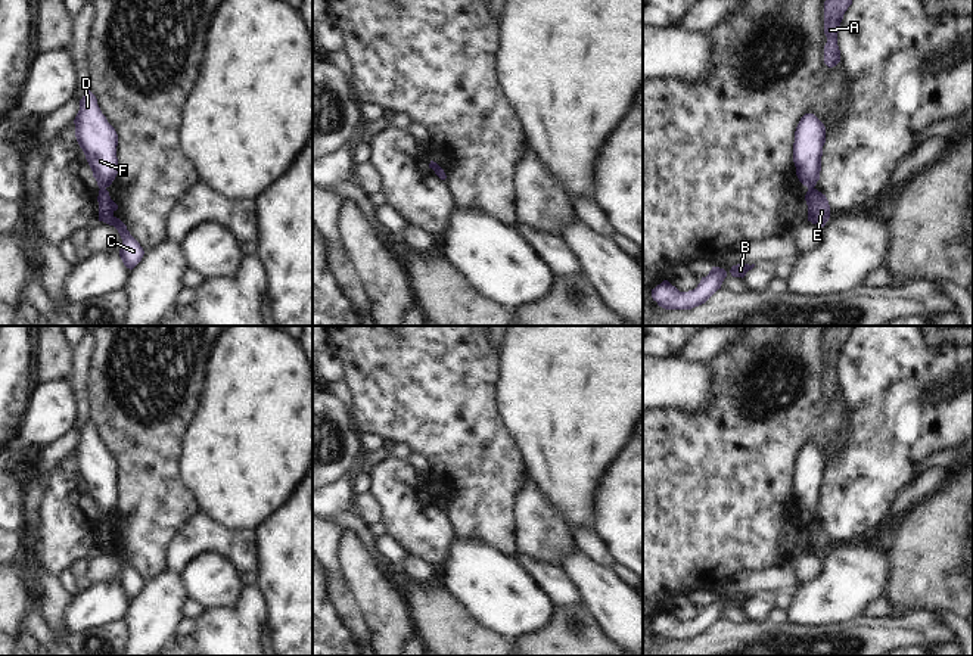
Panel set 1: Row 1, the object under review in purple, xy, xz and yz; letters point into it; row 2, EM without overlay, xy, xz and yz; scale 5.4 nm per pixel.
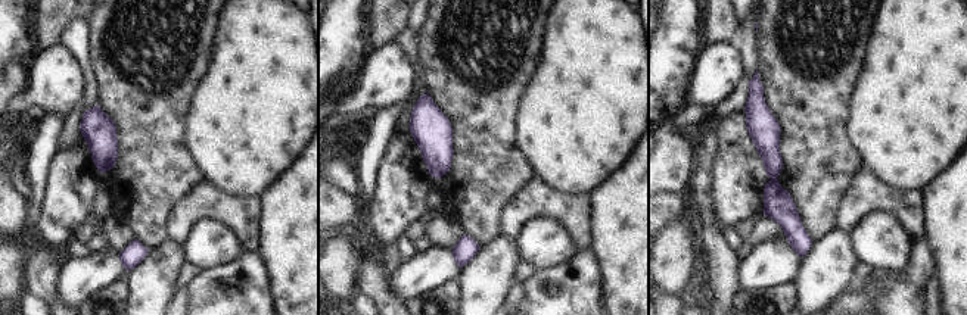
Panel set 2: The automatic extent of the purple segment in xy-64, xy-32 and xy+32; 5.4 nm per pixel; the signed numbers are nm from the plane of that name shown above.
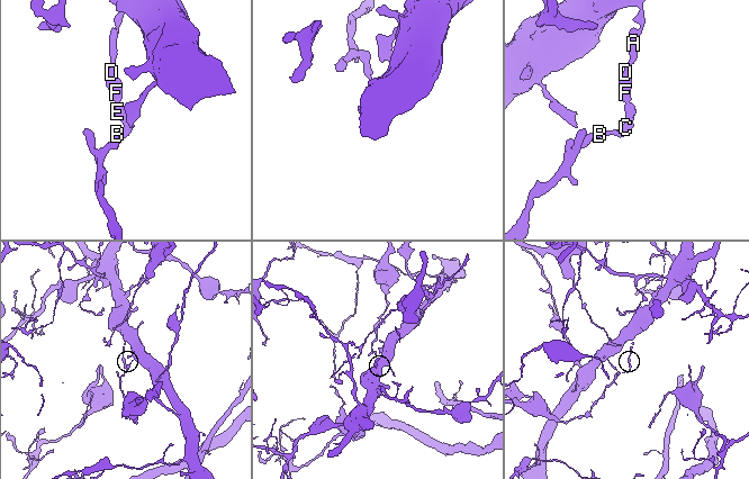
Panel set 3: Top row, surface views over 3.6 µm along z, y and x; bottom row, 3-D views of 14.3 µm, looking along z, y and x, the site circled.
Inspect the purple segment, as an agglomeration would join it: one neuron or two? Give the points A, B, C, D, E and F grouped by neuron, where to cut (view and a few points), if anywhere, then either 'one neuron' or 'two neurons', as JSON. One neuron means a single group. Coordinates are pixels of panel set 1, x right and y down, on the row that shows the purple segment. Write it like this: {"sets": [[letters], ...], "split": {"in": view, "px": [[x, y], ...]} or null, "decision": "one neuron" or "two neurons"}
{"sets": [["A", "D", "F"], ["B", "C", "E"]], "split": {"in": "xy", "px": [[100, 187], [105, 189]]}, "decision": "two neurons"}

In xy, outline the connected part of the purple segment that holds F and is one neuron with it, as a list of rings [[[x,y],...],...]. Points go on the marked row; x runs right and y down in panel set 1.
[[[87,90],[74,119],[75,137],[93,171],[99,189],[112,184],[118,174],[118,134],[102,114],[96,96]]]

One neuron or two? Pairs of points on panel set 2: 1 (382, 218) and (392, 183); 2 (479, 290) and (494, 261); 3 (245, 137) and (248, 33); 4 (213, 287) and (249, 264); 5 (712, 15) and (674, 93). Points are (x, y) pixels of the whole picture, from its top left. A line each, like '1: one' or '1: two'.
1: one
2: one
3: one
4: one
5: two

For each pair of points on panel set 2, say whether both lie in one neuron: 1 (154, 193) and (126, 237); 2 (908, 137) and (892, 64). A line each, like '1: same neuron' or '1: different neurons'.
1: different neurons
2: same neuron

